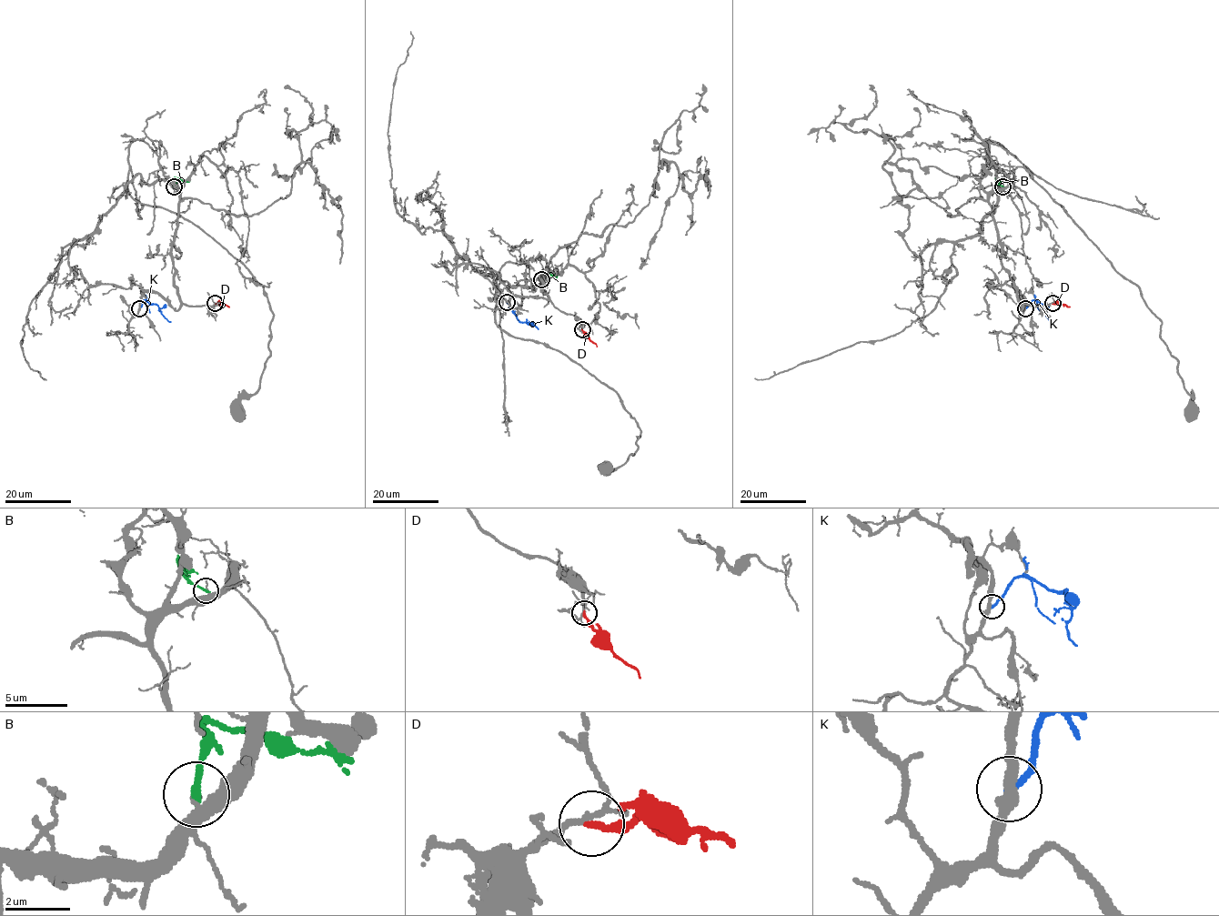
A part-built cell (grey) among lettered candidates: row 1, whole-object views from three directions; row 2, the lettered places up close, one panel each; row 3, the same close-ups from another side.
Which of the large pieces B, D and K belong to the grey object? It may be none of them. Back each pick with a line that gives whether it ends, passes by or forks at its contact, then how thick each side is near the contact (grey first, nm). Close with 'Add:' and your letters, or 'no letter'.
D: It ends there. Thickness 170 nm (grey) against 240 nm
Add: D

